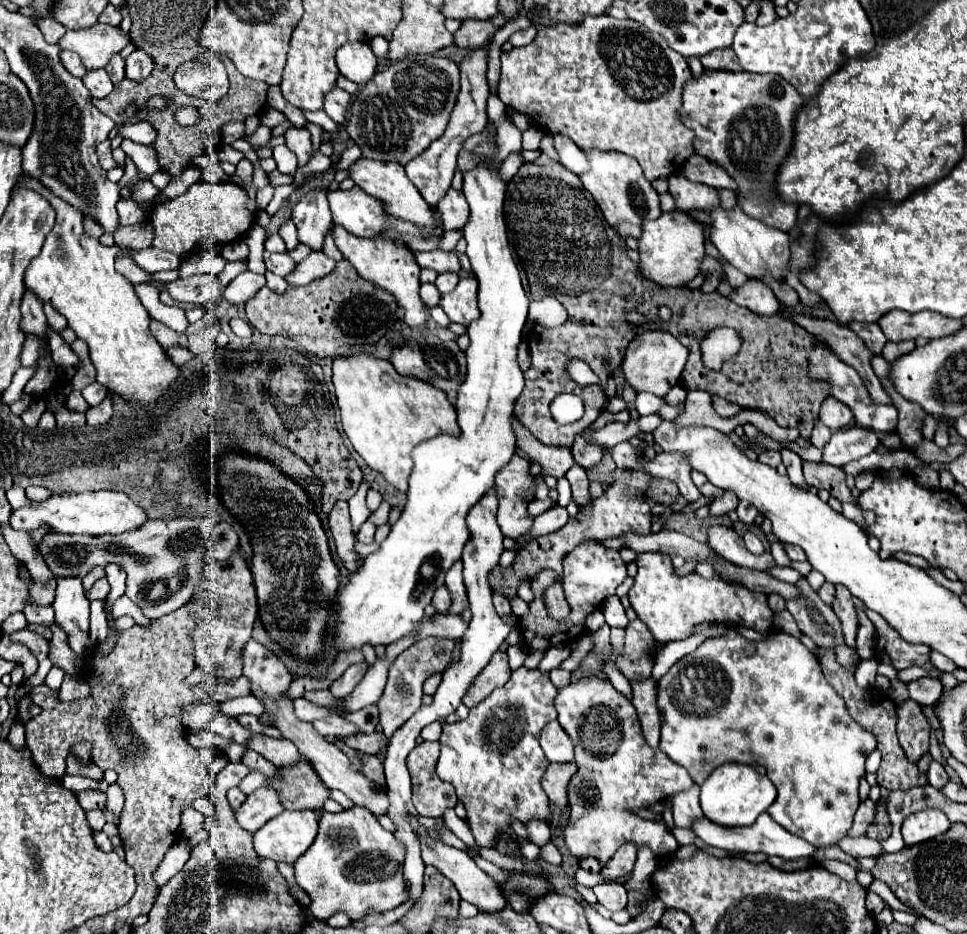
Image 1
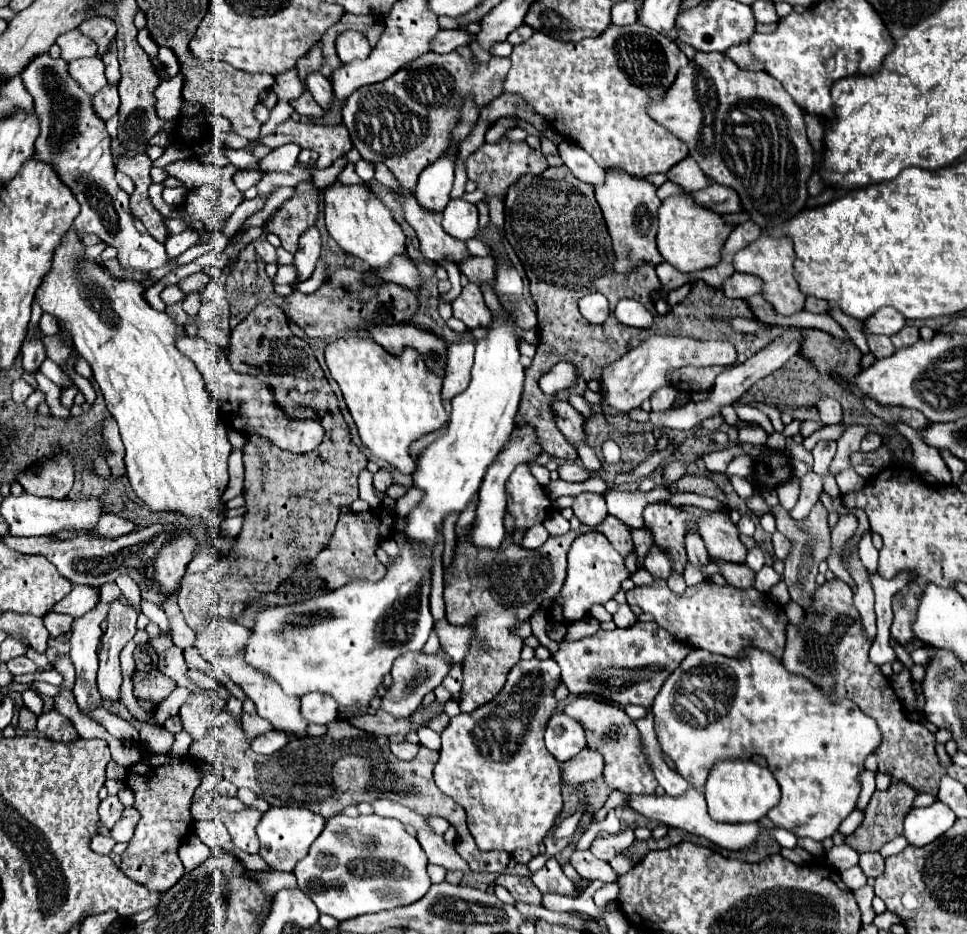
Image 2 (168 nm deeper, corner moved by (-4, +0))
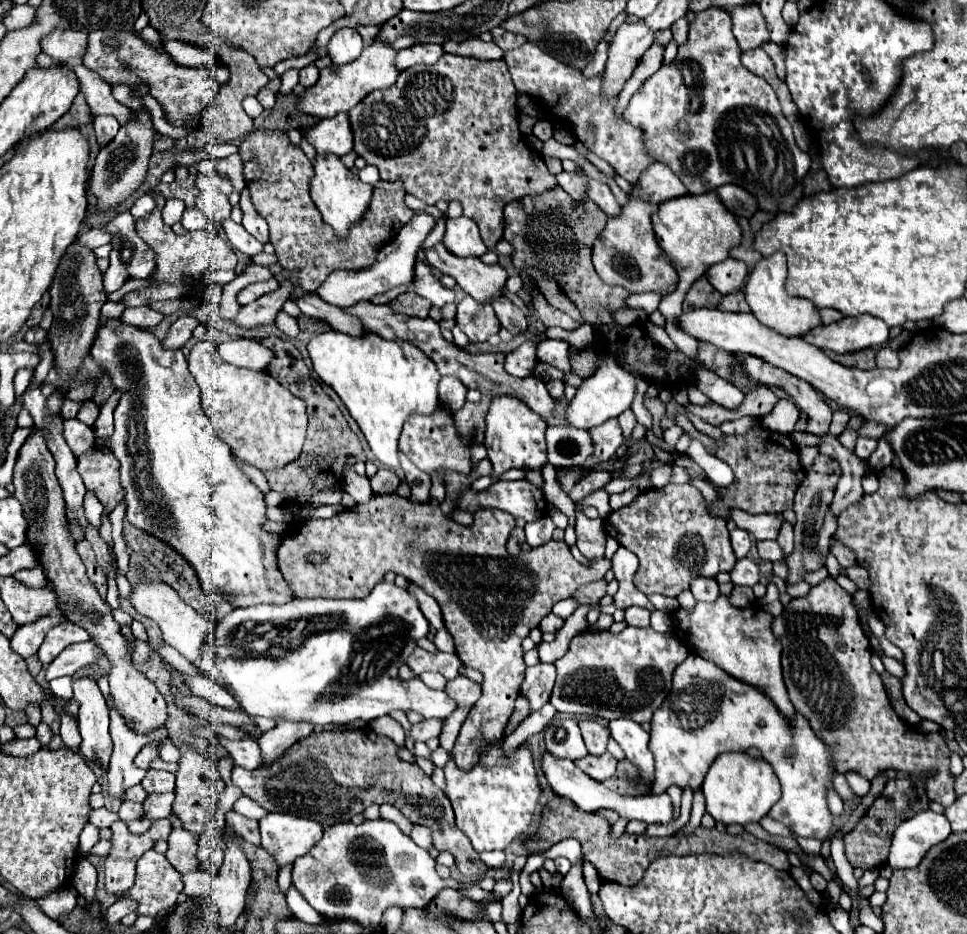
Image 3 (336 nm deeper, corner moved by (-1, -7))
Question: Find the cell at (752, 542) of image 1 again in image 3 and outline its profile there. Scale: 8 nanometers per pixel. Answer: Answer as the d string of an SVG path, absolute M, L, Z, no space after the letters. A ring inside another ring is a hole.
M750 558L738 560L730 572L732 584L736 584L736 586L754 586L758 582L758 574L760 574L758 566Z

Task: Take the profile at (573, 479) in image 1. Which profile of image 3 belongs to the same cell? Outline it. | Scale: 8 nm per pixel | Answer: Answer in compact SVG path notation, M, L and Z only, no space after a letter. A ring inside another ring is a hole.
M576 512L576 546L586 558L602 558L606 544L606 530L600 518L592 520L584 512Z

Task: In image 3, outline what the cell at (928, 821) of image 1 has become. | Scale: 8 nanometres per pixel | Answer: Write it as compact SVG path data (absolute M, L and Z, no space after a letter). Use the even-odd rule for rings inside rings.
M932 810L914 814L910 820L904 820L904 824L898 824L892 838L888 864L892 868L918 866L928 848L946 840L950 832L950 822L944 814L936 814Z

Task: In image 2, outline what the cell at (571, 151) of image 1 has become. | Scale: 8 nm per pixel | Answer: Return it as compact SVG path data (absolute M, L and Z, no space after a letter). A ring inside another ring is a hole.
M563 141L559 145L559 157L563 159L563 163L569 167L569 171L577 179L581 179L589 185L603 185L605 169L599 167L595 163L595 159L587 151L583 151L579 145L575 145L571 141Z

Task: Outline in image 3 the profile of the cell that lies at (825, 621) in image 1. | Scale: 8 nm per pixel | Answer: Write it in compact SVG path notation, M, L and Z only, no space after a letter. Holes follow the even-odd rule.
M820 456L810 468L806 478L802 480L796 498L794 498L794 512L796 512L796 524L794 524L794 550L790 556L786 556L786 564L788 564L788 584L796 584L802 582L804 576L810 570L818 570L822 568L822 558L818 556L818 534L822 530L822 522L824 522L824 512L834 496L834 488L838 484L842 476L842 470L838 468L838 462L834 462L828 456Z

